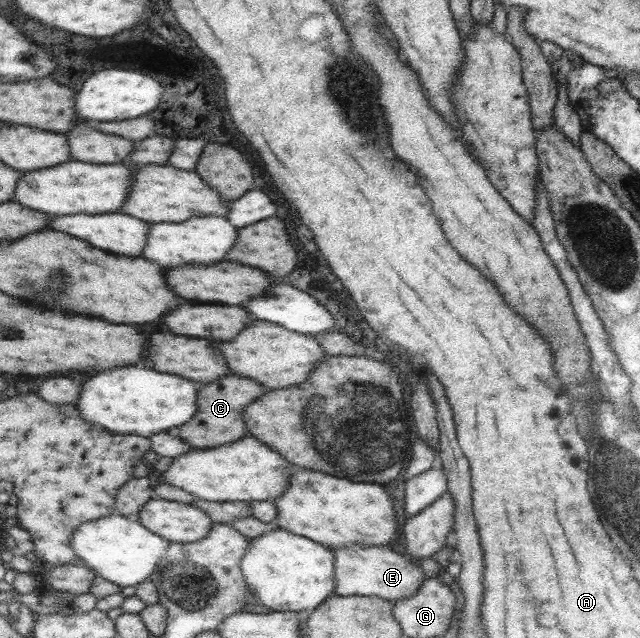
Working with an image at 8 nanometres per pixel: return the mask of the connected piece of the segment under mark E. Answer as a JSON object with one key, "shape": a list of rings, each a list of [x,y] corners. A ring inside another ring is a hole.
{"shape":[[[352,543],[350,547],[339,547],[334,551],[337,566],[336,577],[339,581],[335,589],[338,596],[376,596],[390,602],[406,599],[414,595],[425,580],[420,565],[410,565],[402,554],[394,549],[384,549],[383,546],[372,546],[364,543]]]}

